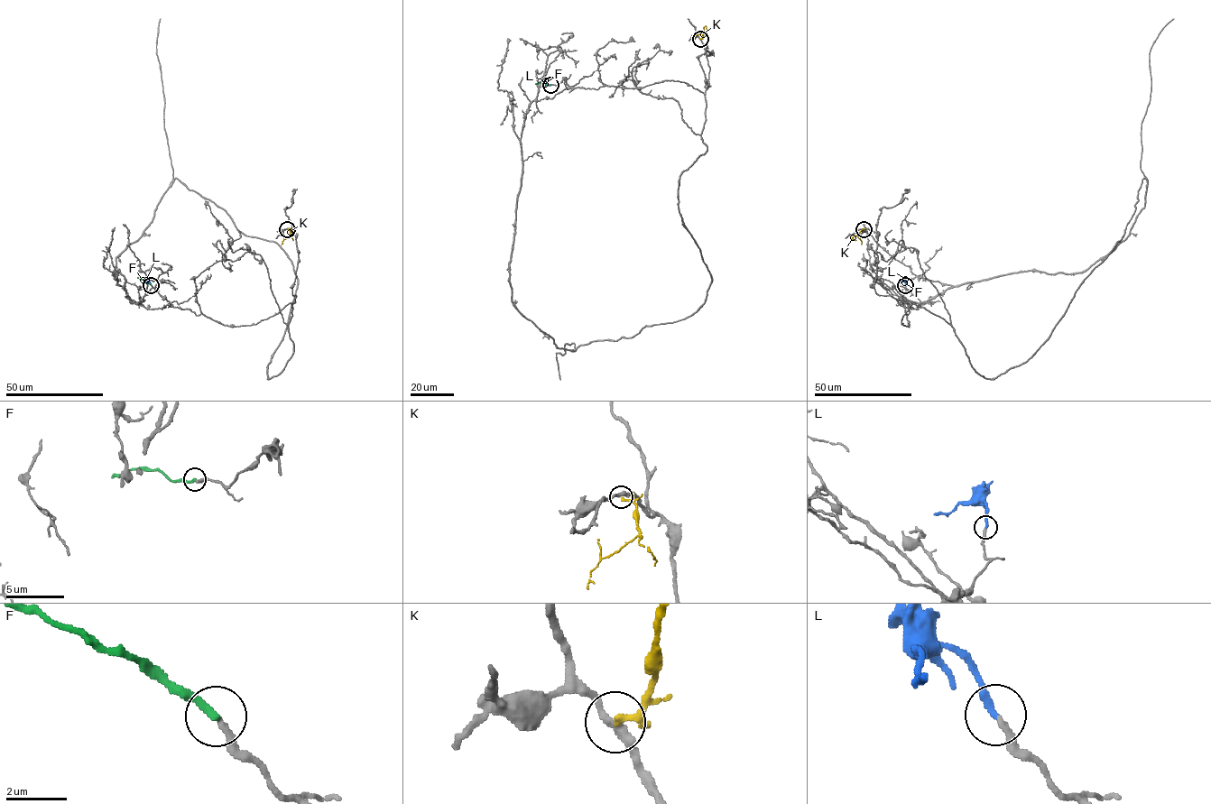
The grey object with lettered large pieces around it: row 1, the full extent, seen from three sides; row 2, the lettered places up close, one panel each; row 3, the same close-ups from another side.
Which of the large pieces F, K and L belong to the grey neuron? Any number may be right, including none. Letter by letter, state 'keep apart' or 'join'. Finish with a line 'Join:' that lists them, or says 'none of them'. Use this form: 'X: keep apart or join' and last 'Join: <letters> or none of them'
F: keep apart
K: keep apart
L: join
Join: L

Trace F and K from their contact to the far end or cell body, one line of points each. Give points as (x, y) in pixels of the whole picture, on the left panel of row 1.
F: (152, 285), (137, 277)
K: (287, 229), (290, 235), (281, 244)

